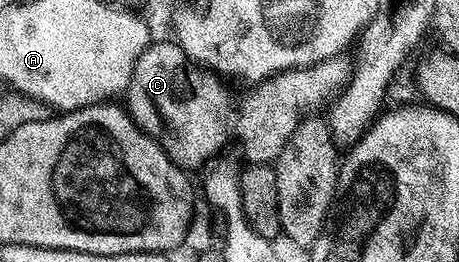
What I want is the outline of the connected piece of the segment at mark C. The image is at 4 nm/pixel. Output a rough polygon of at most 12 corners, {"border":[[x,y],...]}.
{"border":[[174,40],[136,61],[126,108],[185,171],[236,133],[271,163],[355,70],[346,52],[258,82],[239,110]]}

